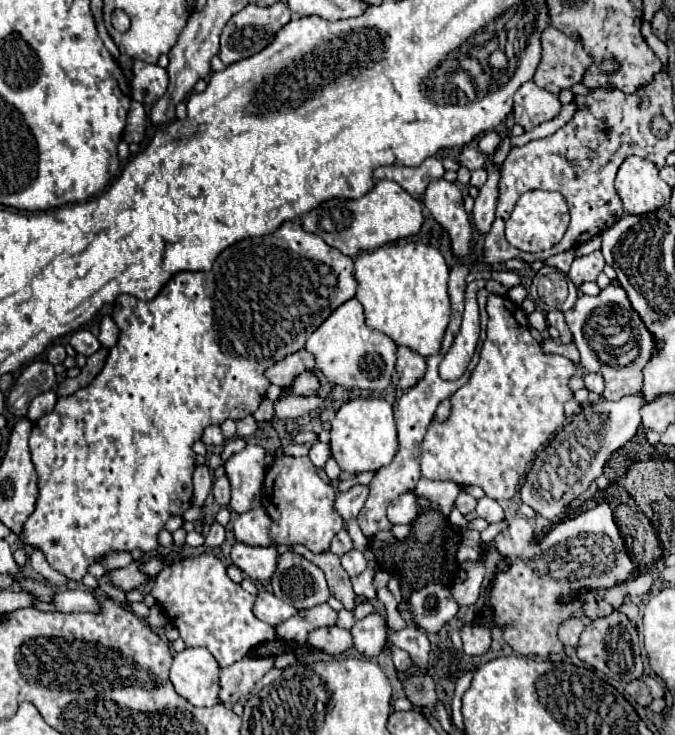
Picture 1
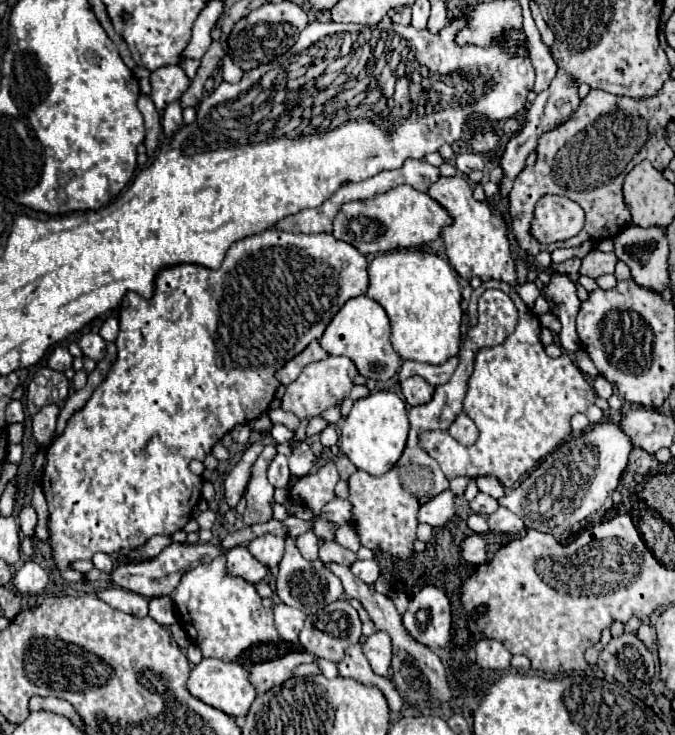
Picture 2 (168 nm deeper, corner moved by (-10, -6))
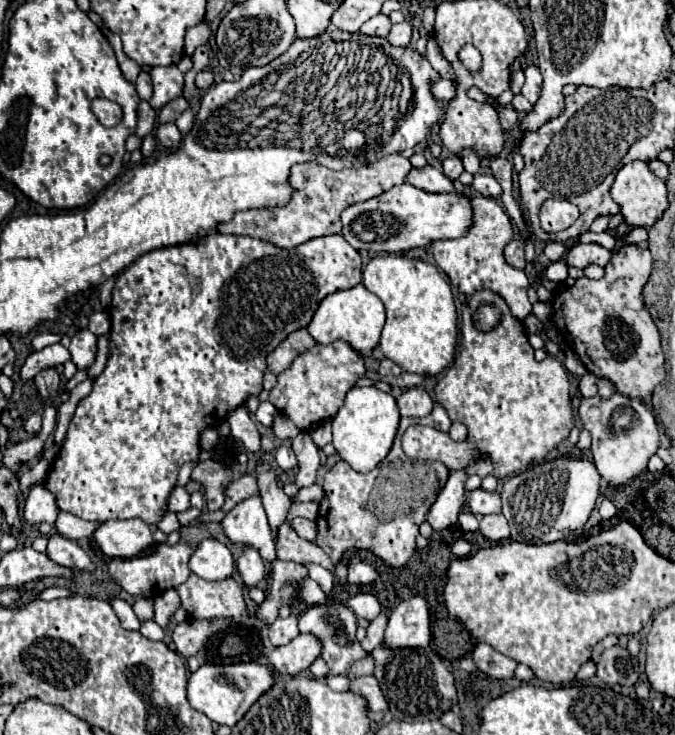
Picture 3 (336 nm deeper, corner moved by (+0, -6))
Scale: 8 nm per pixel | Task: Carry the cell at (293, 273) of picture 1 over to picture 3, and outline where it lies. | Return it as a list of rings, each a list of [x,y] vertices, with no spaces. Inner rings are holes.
[[[212,231],[204,235],[204,239],[196,239],[196,243],[182,243],[176,247],[160,247],[160,251],[148,251],[148,255],[142,255],[128,267],[128,271],[120,273],[114,291],[112,291],[112,303],[108,307],[110,311],[110,359],[106,363],[106,369],[102,371],[100,377],[94,381],[94,389],[90,395],[86,395],[72,419],[70,427],[66,433],[66,441],[54,461],[54,465],[48,471],[46,477],[46,487],[56,495],[60,511],[68,511],[72,515],[78,515],[80,519],[86,521],[108,521],[108,519],[132,519],[140,517],[146,523],[158,523],[162,515],[166,513],[168,497],[176,485],[178,469],[184,463],[196,461],[200,447],[198,447],[198,437],[204,427],[220,425],[226,421],[228,413],[236,409],[238,405],[246,403],[248,395],[260,395],[262,391],[262,373],[266,371],[266,355],[278,347],[286,335],[292,331],[306,327],[318,309],[318,303],[340,289],[350,289],[354,285],[362,283],[362,259],[360,253],[338,233],[338,235],[328,235],[328,237],[318,237],[310,239],[308,243],[294,247],[294,249],[280,249],[274,247],[272,243],[252,239],[252,237],[238,237],[238,235],[224,235],[218,231]]]

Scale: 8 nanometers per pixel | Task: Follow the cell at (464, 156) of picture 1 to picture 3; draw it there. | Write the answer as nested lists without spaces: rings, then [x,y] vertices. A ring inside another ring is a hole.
[[[452,155],[452,157],[448,157],[448,159],[444,159],[444,161],[442,161],[442,171],[444,171],[444,175],[446,175],[448,179],[456,181],[456,179],[460,177],[460,173],[464,171],[464,167],[462,167],[460,159]]]

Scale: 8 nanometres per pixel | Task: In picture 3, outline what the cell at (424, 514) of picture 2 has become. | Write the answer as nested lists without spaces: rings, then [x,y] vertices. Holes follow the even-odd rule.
[[[472,459],[472,463],[468,463],[460,471],[450,473],[450,479],[448,479],[444,491],[440,493],[440,497],[436,499],[436,503],[428,511],[428,523],[432,525],[434,531],[448,529],[450,525],[454,525],[458,521],[458,513],[466,501],[468,469],[474,467],[474,463],[476,463],[476,459]]]

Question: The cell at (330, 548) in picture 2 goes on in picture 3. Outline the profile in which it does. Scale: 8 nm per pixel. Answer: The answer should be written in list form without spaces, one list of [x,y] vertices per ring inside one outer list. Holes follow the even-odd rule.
[[[294,517],[290,521],[290,527],[302,537],[302,539],[308,539],[308,541],[314,541],[316,537],[316,523],[306,519],[306,517]]]

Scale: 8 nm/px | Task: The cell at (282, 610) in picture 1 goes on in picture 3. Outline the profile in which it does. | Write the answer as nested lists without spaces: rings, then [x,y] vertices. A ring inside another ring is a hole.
[[[294,615],[282,619],[278,617],[272,625],[270,625],[270,641],[272,645],[280,647],[280,645],[288,645],[296,635],[298,635],[298,619]]]

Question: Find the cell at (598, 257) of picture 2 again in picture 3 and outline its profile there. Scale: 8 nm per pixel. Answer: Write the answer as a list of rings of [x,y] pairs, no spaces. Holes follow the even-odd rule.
[[[578,243],[566,251],[566,263],[578,269],[584,269],[590,263],[596,263],[600,267],[606,267],[612,253],[598,243]]]

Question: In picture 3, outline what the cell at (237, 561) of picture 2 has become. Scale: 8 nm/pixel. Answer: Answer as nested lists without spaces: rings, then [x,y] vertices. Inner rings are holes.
[[[210,537],[196,545],[190,557],[190,569],[202,579],[220,581],[234,573],[234,559],[224,543]]]

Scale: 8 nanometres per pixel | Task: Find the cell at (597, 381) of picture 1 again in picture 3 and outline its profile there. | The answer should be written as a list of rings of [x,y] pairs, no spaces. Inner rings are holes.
[[[586,373],[586,375],[582,375],[582,379],[580,379],[580,385],[578,385],[578,389],[580,389],[582,397],[594,397],[594,395],[598,393],[596,381],[598,381],[598,377],[596,377],[596,375],[592,375],[592,373]]]

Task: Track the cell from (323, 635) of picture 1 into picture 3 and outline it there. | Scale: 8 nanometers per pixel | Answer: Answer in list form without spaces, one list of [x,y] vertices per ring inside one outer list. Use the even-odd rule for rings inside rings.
[[[358,677],[358,679],[350,681],[350,691],[354,695],[364,697],[370,711],[388,711],[388,703],[374,677]]]

